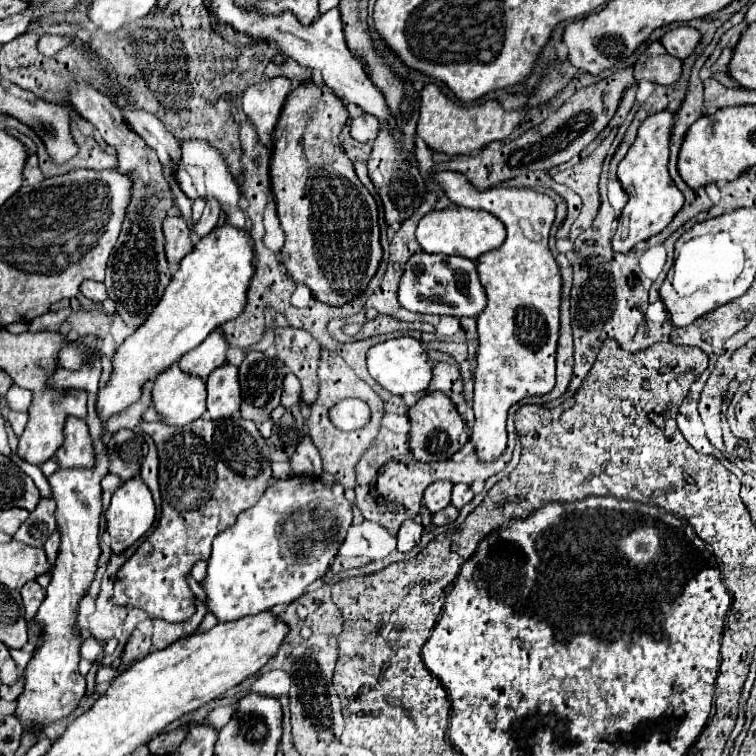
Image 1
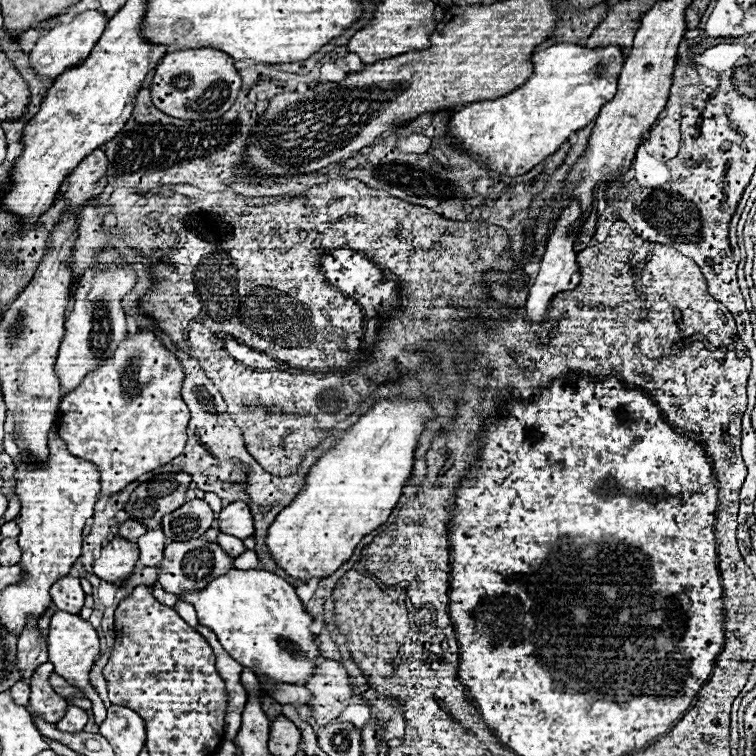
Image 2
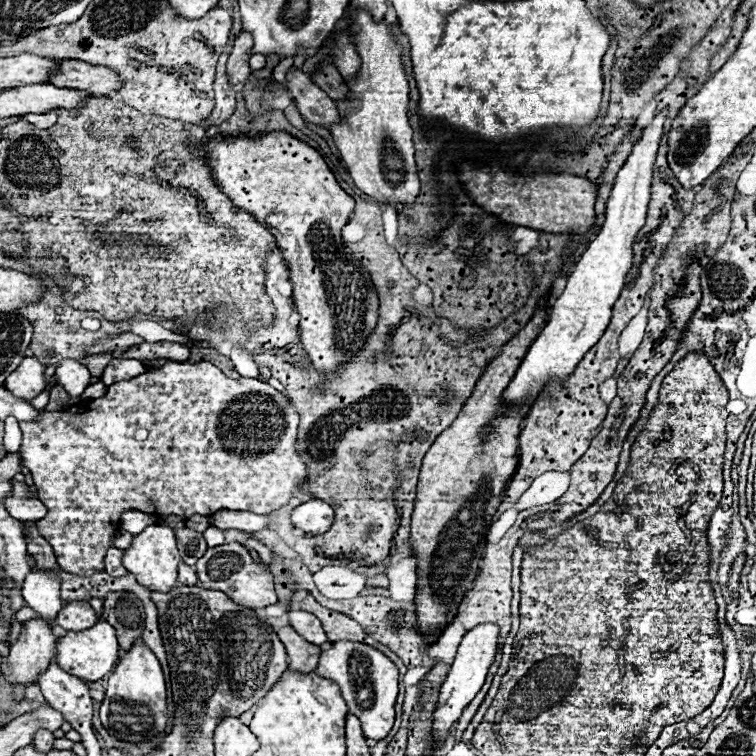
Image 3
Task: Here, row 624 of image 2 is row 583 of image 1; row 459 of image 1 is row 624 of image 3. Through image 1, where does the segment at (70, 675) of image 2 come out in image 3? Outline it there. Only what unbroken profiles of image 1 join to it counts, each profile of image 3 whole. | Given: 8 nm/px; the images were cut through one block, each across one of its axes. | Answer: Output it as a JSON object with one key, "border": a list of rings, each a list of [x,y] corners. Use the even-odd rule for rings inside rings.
{"border":[[[98,622],[84,632],[66,632],[62,638],[58,638],[54,658],[64,672],[70,672],[72,676],[78,676],[84,682],[98,682],[106,678],[118,662],[116,632],[108,622]]]}

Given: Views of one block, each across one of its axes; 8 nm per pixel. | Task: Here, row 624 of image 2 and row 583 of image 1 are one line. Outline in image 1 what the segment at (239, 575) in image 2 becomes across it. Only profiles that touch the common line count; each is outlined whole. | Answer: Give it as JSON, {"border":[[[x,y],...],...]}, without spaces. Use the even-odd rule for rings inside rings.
{"border":[[[292,476],[286,480],[274,480],[256,506],[244,510],[234,526],[222,530],[212,544],[212,556],[208,560],[208,576],[202,588],[208,594],[208,612],[214,612],[218,620],[238,620],[250,614],[260,614],[272,606],[294,602],[306,592],[306,586],[322,578],[330,568],[346,530],[352,524],[352,506],[344,498],[344,486],[340,482],[328,486],[318,476]]]}

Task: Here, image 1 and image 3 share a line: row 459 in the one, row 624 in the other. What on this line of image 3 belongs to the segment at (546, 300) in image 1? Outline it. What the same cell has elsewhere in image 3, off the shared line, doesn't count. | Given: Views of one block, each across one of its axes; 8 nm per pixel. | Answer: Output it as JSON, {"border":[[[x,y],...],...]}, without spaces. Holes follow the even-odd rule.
{"border":[[[492,622],[478,624],[476,628],[468,630],[466,636],[462,638],[462,644],[458,646],[458,654],[456,654],[454,664],[452,664],[452,670],[446,676],[446,682],[440,688],[440,698],[438,698],[438,704],[436,704],[436,710],[434,710],[432,748],[438,748],[442,744],[442,740],[446,738],[446,732],[460,718],[462,710],[480,692],[482,684],[486,682],[486,676],[488,676],[490,666],[496,660],[496,654],[498,654],[498,638],[500,638],[500,628],[498,628],[498,624],[492,624]]]}

